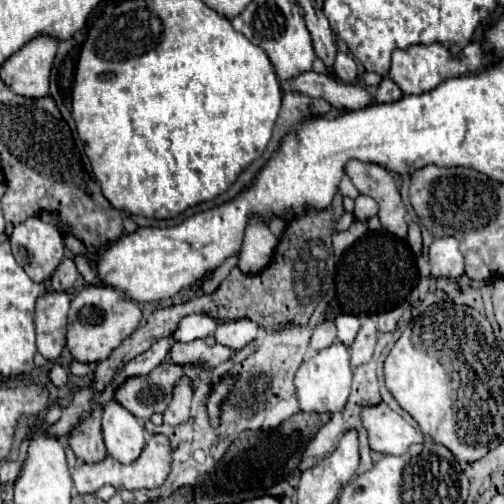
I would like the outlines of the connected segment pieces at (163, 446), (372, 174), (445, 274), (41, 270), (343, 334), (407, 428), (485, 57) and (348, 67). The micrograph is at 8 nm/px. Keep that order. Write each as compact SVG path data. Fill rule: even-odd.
M154 434L154 436L148 438L142 454L132 464L120 464L118 460L106 456L104 462L78 466L72 472L72 480L74 480L74 486L80 494L94 494L104 484L112 484L114 488L126 488L126 490L158 488L158 486L162 486L162 482L166 480L166 476L170 472L170 452L172 452L172 448L168 444L168 438L162 436L162 434Z
M350 160L346 166L346 174L352 178L354 186L360 194L368 194L380 206L378 218L382 226L398 236L406 238L408 224L406 224L406 206L400 198L400 192L390 176L390 172L376 164L364 164L358 160Z
M436 238L428 252L434 278L458 278L464 274L464 258L456 238Z
M38 216L14 226L10 246L16 262L32 278L32 282L46 282L64 258L62 234Z
M342 314L336 318L336 326L338 326L338 340L344 342L346 346L350 346L360 330L358 318L352 314Z
M380 404L374 408L364 408L362 422L368 430L370 448L380 454L400 456L408 450L410 444L424 442L424 434L402 420L388 406Z
M478 42L468 44L460 54L452 54L440 44L416 44L392 52L392 66L388 76L400 86L402 94L424 94L428 90L434 90L440 82L444 82L444 78L454 78L456 74L470 74L472 70L480 70L492 58L494 56L488 50L484 50L484 46Z
M338 52L336 54L336 60L334 60L334 74L338 80L342 82L354 82L356 80L356 74L358 74L358 68L356 68L356 62L352 60L352 56L344 54L344 52Z

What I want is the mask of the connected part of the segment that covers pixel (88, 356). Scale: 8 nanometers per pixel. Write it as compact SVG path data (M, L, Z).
M86 286L72 298L72 306L68 312L68 332L66 332L66 348L70 354L82 362L102 362L120 346L128 334L132 334L138 324L142 322L142 312L136 302L126 298L114 288L100 288L100 286Z

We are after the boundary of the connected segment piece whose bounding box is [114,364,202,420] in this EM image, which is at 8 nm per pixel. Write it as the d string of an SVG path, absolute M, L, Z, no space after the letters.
M160 364L146 376L128 378L128 382L124 382L120 390L116 390L114 400L120 402L136 418L148 420L152 414L166 410L172 398L172 386L182 374L188 374L196 386L200 370L202 368L198 366Z

